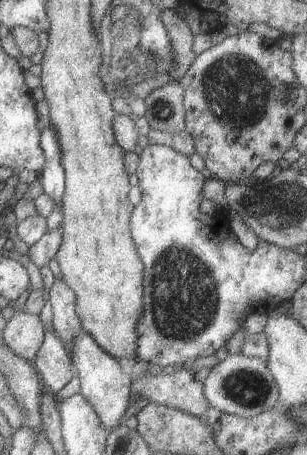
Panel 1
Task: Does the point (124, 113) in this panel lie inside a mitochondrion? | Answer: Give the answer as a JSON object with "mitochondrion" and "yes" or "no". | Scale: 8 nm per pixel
{"mitochondrion":"no"}

